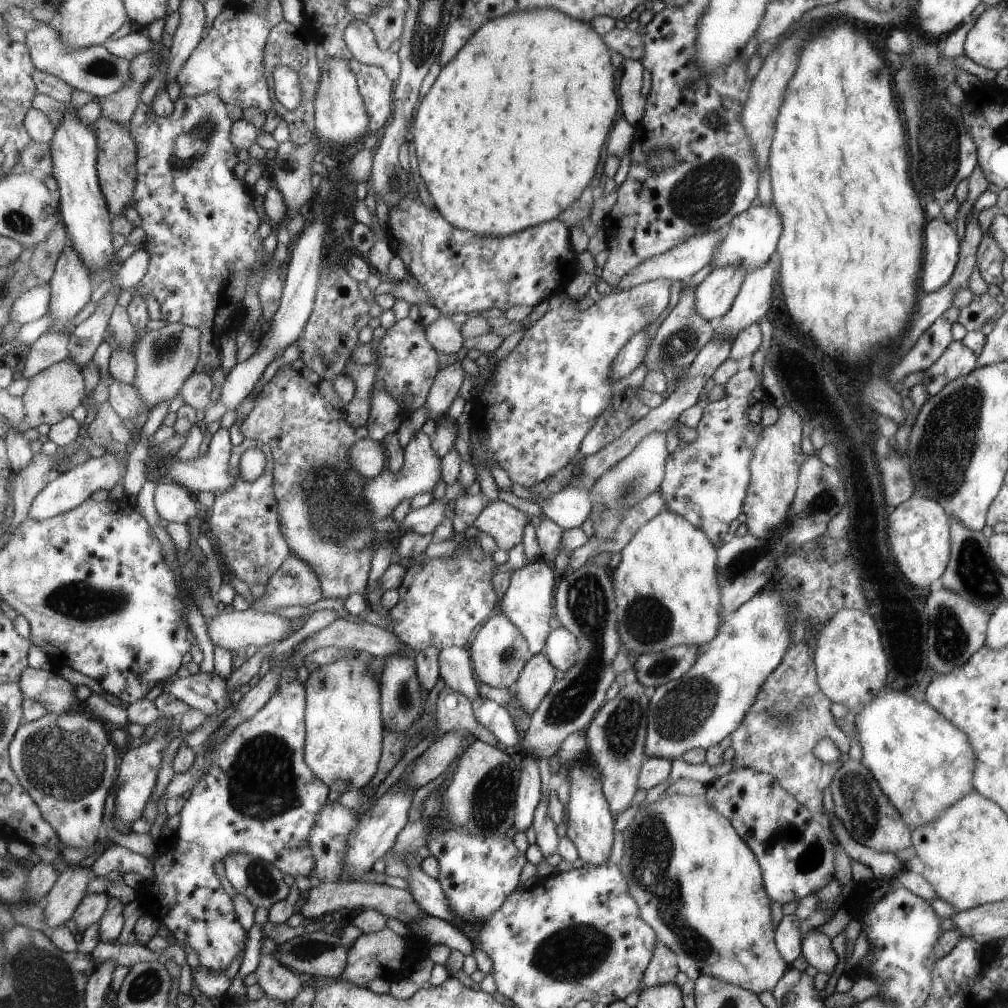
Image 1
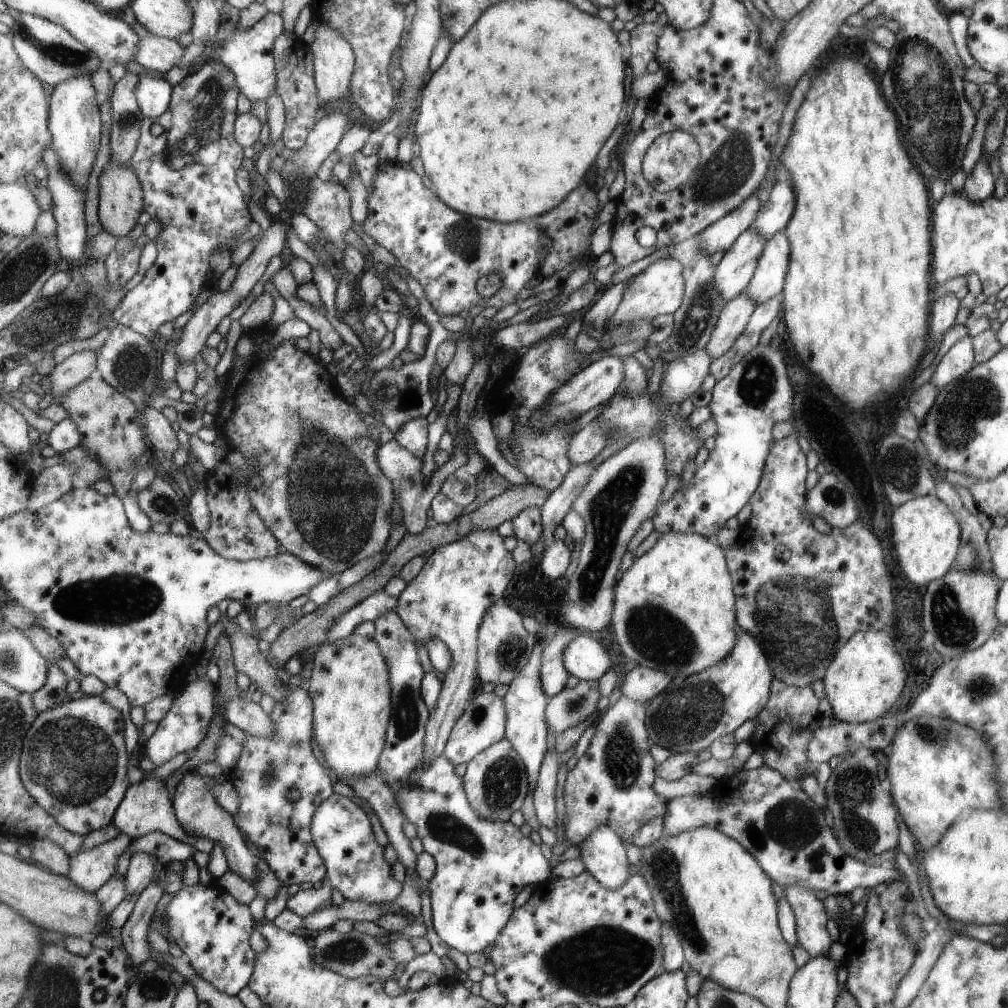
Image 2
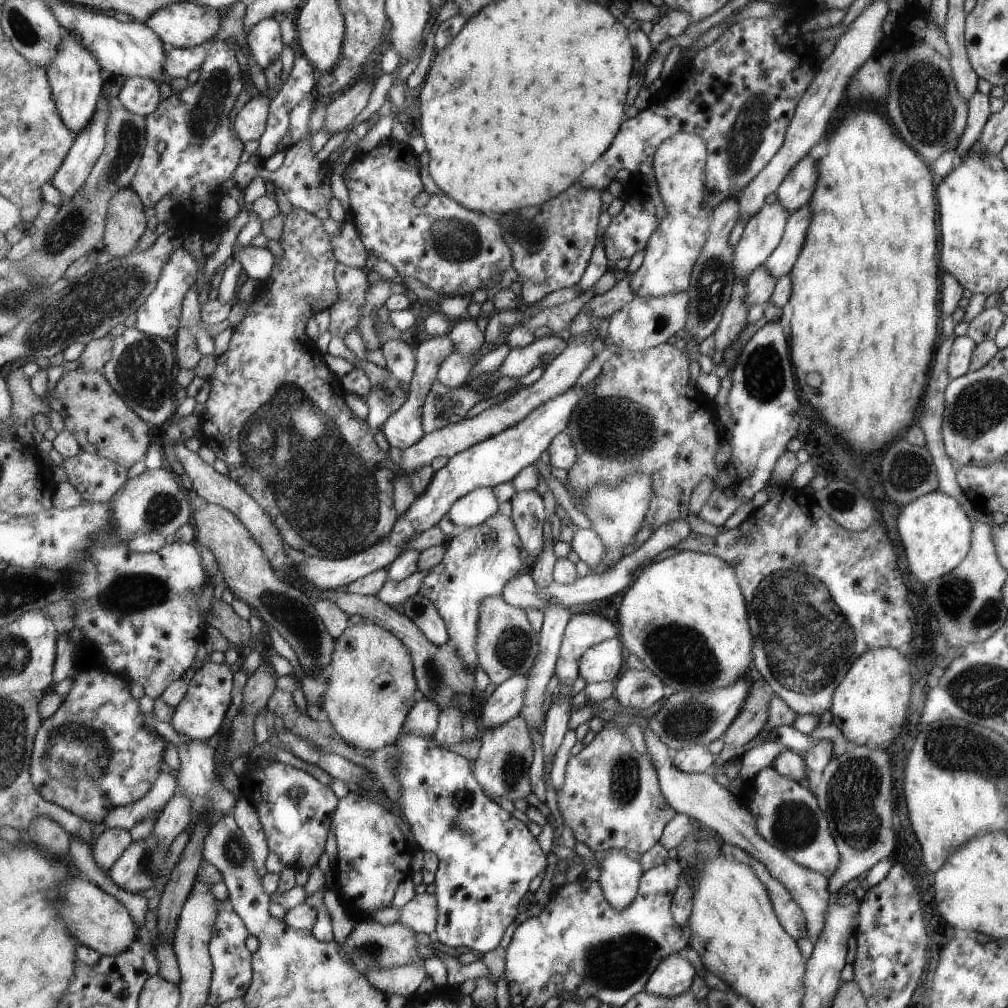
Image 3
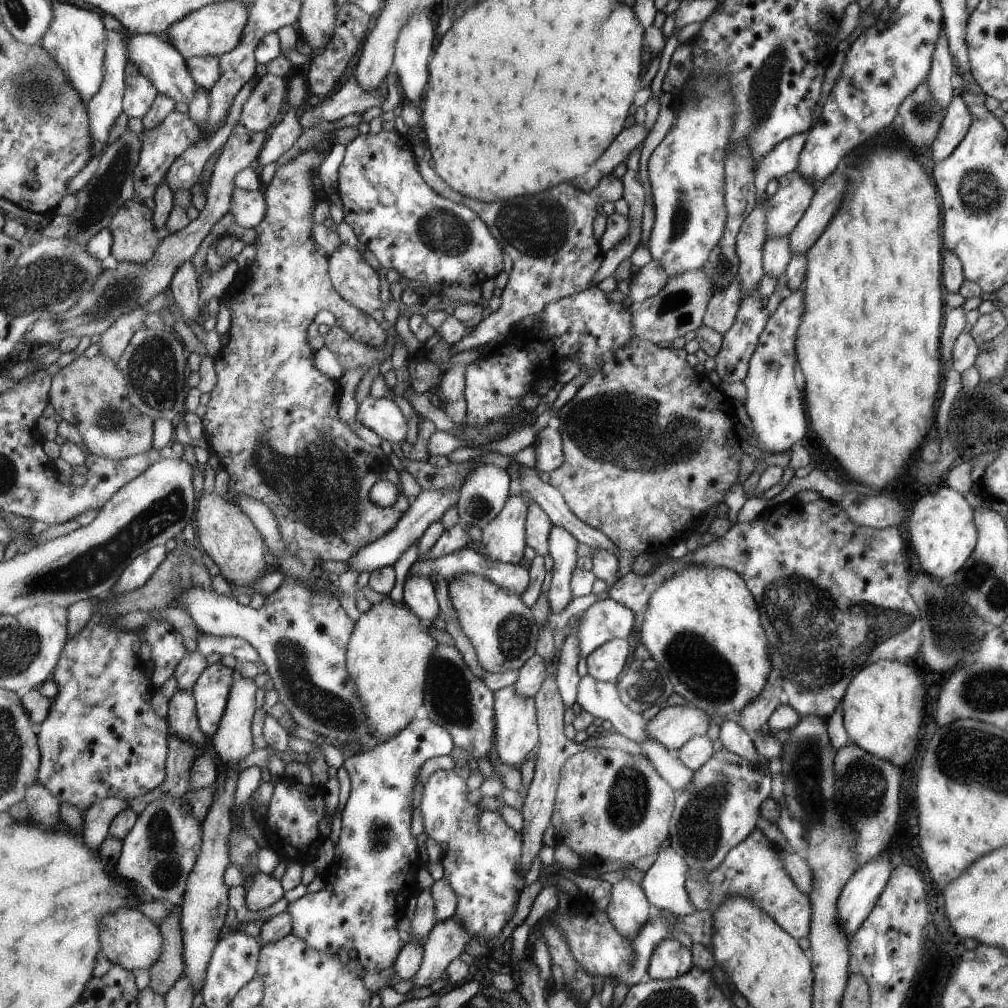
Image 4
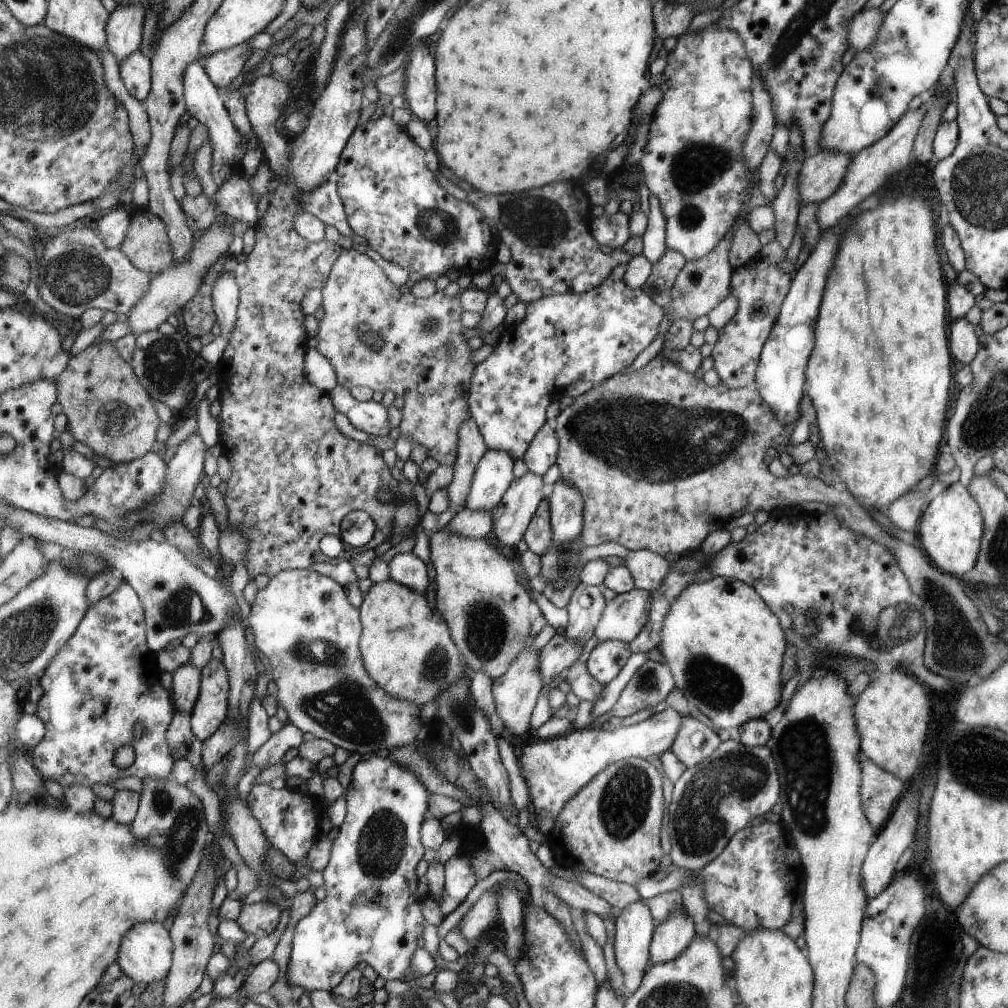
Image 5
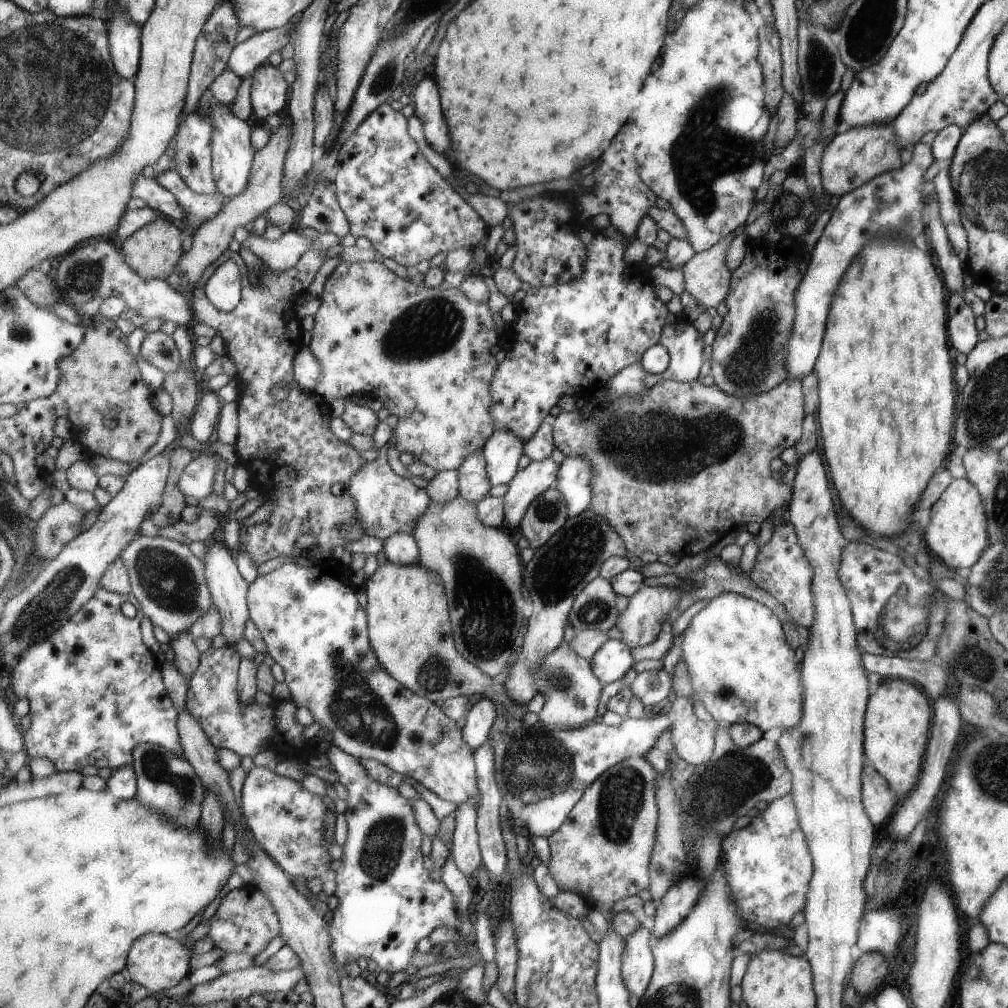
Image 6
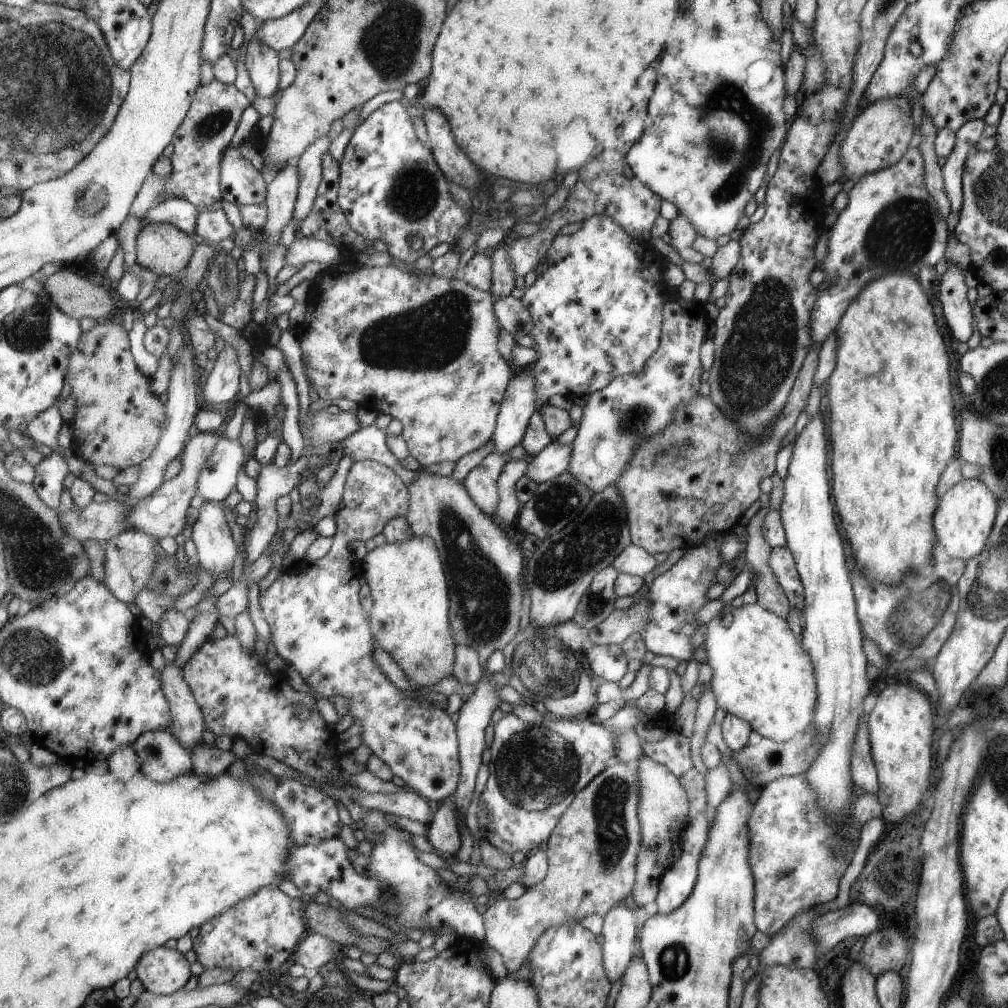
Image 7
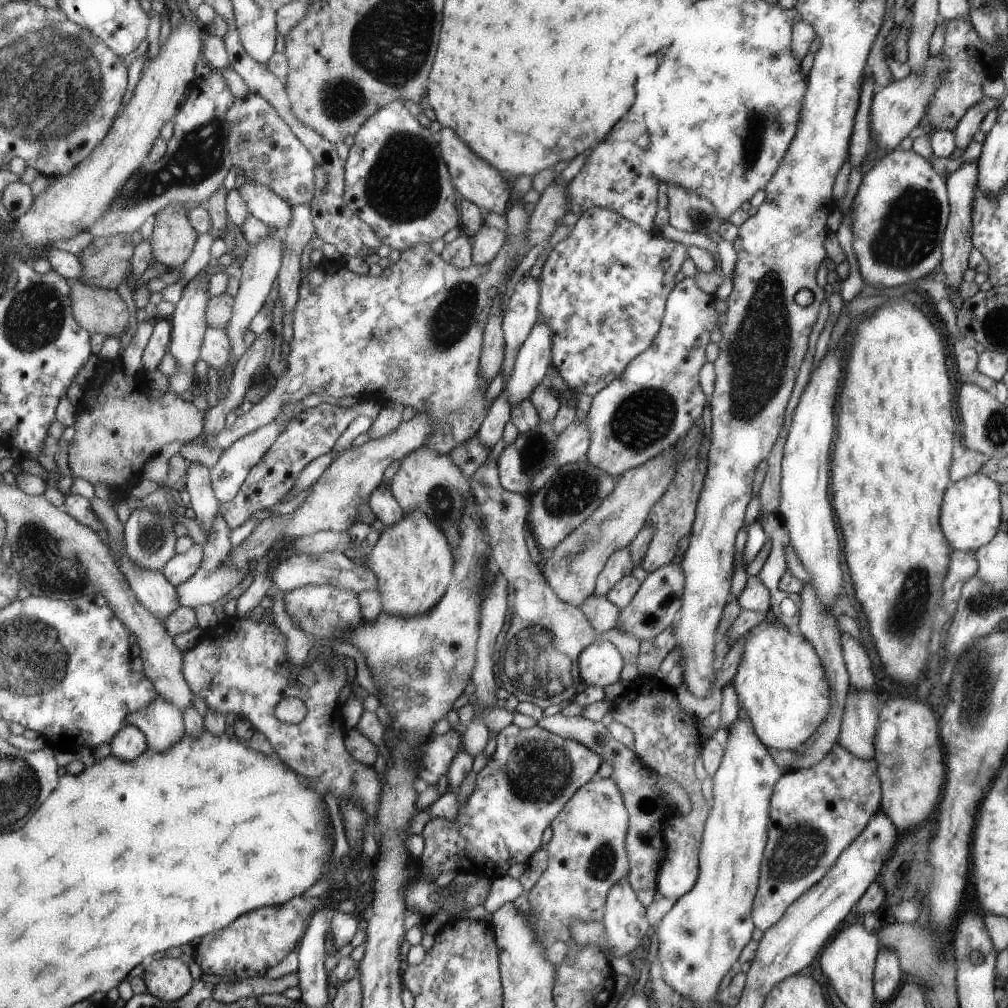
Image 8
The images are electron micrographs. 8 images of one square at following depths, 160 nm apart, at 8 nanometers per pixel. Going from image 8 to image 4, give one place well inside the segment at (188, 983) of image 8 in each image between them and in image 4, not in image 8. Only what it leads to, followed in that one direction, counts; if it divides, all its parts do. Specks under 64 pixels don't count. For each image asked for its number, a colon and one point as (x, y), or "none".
4: (130, 938)
5: (147, 955)
6: (157, 961)
7: (164, 971)

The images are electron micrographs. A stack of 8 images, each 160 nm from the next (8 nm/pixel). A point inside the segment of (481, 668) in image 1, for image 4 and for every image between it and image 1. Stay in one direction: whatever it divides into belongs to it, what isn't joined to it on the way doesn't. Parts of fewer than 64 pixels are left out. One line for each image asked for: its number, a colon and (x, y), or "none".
2: (505, 648)
3: (507, 645)
4: (505, 633)

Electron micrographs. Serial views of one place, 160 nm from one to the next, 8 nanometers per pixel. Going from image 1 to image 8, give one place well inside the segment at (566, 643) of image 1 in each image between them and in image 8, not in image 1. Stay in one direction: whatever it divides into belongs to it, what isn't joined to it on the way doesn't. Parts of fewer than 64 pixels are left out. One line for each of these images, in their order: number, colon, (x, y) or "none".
2: (585, 658)
3: (604, 661)
4: (606, 663)
5: (608, 658)
6: (613, 660)
7: (609, 663)
8: (601, 663)

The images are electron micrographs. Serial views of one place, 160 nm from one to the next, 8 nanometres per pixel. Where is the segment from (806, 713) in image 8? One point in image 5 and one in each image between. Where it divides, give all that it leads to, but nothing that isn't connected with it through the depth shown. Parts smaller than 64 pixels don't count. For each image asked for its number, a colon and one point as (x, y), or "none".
5: (721, 642)
6: (741, 669)
7: (761, 674)

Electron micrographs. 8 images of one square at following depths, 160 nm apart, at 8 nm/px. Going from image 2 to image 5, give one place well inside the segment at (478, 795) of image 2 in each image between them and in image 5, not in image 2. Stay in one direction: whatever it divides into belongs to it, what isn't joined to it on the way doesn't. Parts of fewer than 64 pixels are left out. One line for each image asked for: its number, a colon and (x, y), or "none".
3: (502, 764)
4: (517, 731)
5: (516, 693)

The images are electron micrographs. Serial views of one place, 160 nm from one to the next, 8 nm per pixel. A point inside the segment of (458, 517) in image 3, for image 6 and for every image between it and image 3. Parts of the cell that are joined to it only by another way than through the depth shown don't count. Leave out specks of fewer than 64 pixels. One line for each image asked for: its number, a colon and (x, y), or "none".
4: (484, 496)
5: (494, 475)
6: (504, 449)

